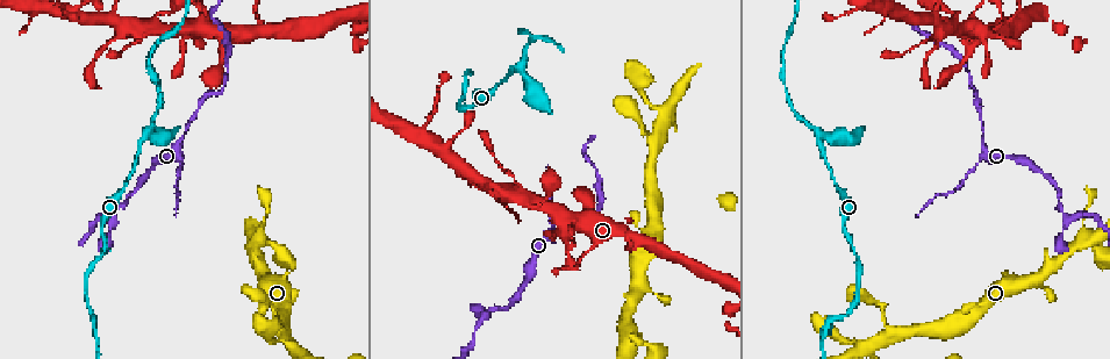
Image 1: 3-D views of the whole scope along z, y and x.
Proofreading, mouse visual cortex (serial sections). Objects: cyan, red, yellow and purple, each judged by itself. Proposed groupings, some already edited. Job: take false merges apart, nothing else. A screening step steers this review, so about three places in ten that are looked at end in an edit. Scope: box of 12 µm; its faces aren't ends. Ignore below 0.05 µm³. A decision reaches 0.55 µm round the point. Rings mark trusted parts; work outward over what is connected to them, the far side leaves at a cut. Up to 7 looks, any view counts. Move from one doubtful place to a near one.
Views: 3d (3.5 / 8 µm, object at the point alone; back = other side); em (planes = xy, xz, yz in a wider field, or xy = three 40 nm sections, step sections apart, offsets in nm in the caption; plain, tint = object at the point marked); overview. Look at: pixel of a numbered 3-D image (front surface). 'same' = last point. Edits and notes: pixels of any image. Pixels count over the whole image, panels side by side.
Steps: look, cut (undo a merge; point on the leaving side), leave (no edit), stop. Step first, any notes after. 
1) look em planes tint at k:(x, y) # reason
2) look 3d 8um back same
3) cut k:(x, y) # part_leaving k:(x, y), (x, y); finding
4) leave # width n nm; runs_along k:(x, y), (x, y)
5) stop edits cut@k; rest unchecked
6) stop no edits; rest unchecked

look 3d 3.5um at 1:(130, 30) # a fork

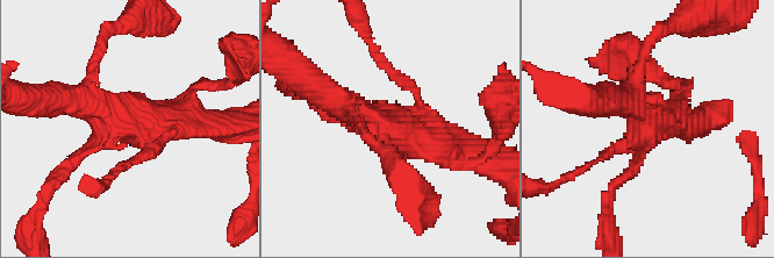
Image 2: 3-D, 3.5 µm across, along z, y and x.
look em planes tint at 2:(127, 123) # arms 4; arm_widths 150, 150, 400, 400 nm

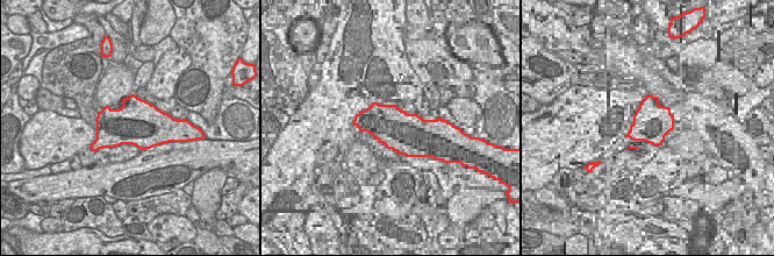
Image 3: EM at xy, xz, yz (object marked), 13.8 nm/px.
leave # runs_along 2:(479, 157), (418, 143), (341, 104); continuous, no second cell

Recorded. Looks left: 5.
look 3d 3.5um back at 1:(114, 220) # arms part here

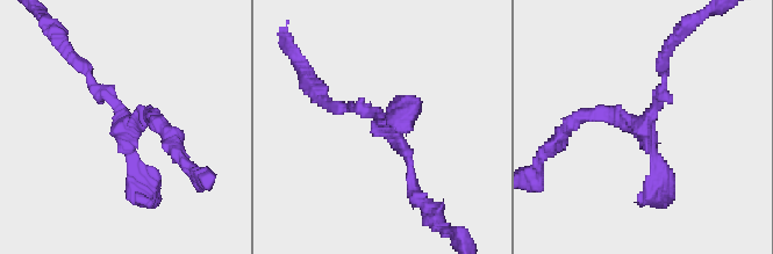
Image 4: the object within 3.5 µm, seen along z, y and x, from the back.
look em xy step 5 tint at 4:(642, 125)

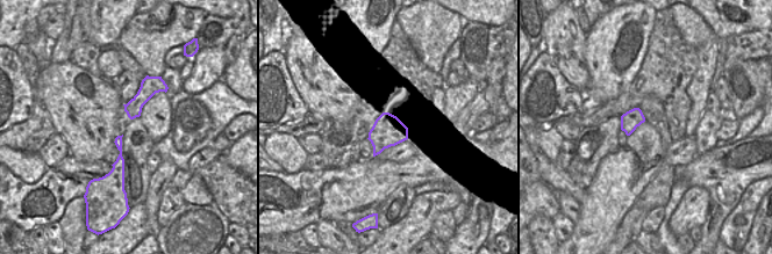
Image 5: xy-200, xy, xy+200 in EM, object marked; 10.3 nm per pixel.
look em planes tint same

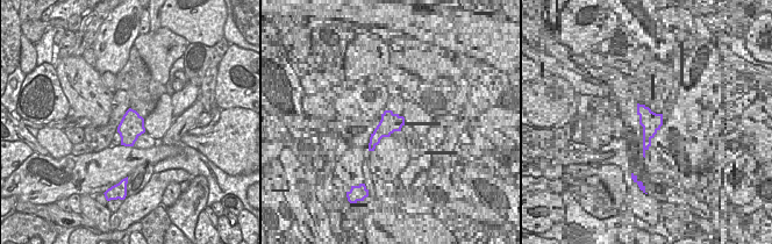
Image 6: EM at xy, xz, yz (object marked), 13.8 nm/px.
leave # arm_widths 150, 150, 250 nm; runs_along 4:(83, 71), (126, 117), (143, 195); one cell here

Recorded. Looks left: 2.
look 3d 3.5um back at 1:(516, 70) # three arms meet

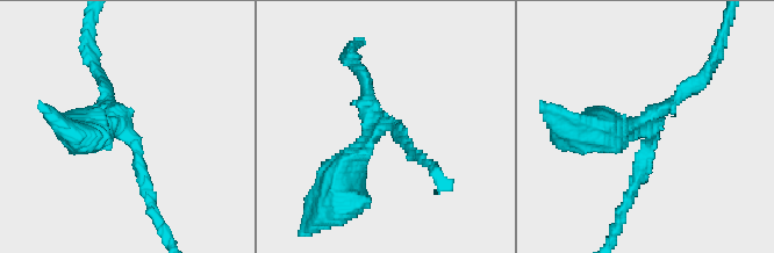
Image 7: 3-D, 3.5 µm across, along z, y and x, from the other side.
look em xy step 1 tint at 7:(649, 134) # arms 3; arm_widths 150, 150, 350 nm

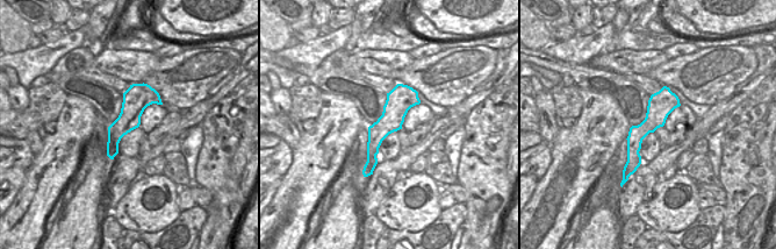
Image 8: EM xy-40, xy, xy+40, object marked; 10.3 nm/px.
leave # one cell here

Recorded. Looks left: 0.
stop no edits; rest unchecked

